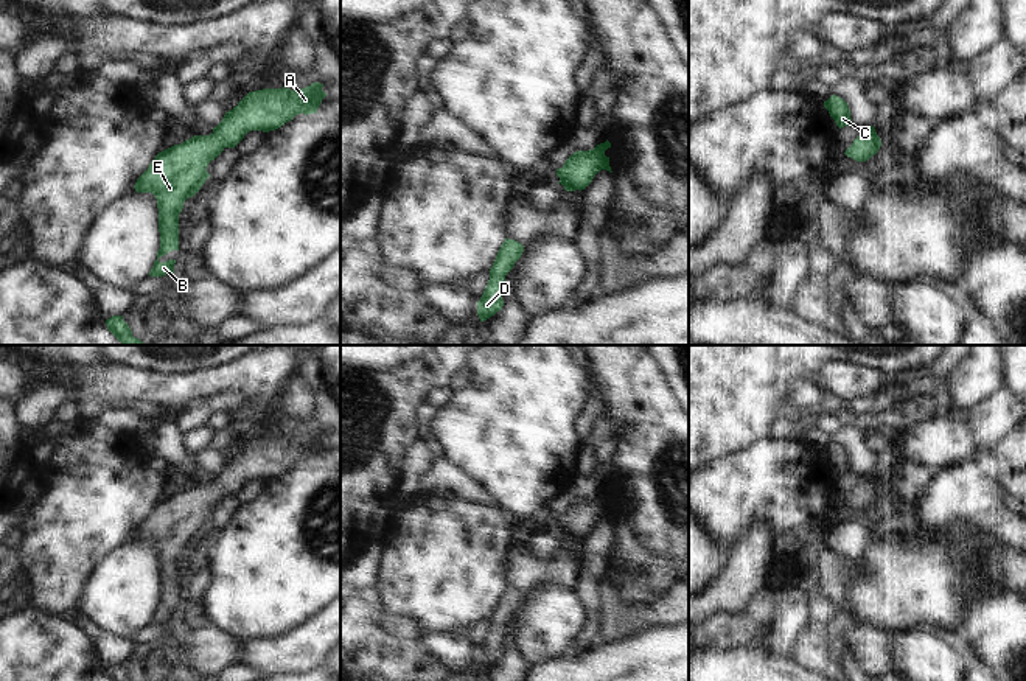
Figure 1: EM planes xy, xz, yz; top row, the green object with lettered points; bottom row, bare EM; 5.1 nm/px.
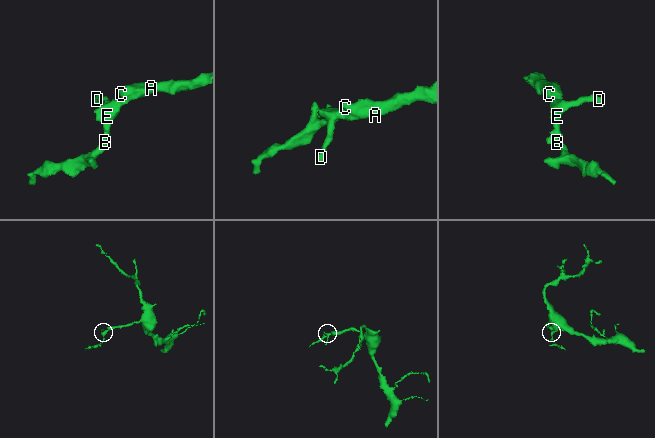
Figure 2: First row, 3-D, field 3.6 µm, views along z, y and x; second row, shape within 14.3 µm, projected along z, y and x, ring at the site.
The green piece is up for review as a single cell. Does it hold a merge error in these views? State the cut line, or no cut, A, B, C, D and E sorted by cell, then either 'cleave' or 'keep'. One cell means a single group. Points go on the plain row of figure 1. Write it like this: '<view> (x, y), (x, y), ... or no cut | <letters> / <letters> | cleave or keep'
no cut | A B C D E | keep

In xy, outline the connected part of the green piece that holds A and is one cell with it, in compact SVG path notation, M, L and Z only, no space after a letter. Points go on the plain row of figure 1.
M312 431L298 438L281 435L249 440L232 459L225 460L222 470L213 476L210 484L194 484L190 488L174 493L155 504L148 518L134 533L137 541L152 541L157 547L160 597L149 620L151 625L174 622L176 608L160 611L159 606L171 599L179 599L179 563L183 557L183 550L188 546L193 546L210 526L207 521L208 512L225 496L235 496L250 479L275 479L298 462L317 462L322 448L326 445L322 435L323 432Z

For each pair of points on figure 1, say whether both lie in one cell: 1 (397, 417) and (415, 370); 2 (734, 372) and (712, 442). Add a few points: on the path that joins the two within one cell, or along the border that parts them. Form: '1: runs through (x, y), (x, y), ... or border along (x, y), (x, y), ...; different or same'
1: runs through (397, 406), (397, 397), (412, 381); same
2: runs through (717, 389), (712, 394), (712, 425); same

